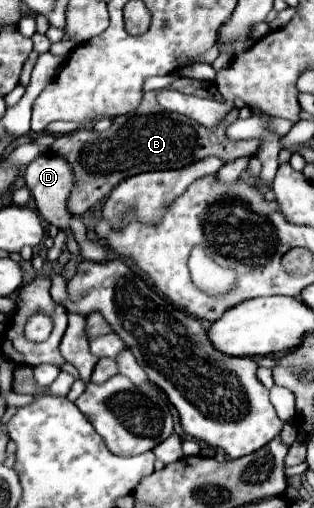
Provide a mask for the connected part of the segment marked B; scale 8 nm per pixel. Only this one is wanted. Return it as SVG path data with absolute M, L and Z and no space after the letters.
M156 91L144 93L140 107L128 115L112 119L112 127L104 133L98 133L96 129L78 129L74 133L60 135L52 143L52 153L64 155L68 163L72 163L72 171L76 171L76 187L72 189L72 195L68 199L68 211L72 211L72 215L84 215L120 181L132 175L158 169L180 169L210 155L216 155L230 163L238 157L256 153L258 139L232 141L226 137L226 125L232 125L238 119L238 108L234 107L228 113L226 121L218 129L204 129L188 117L162 111L156 95Z

